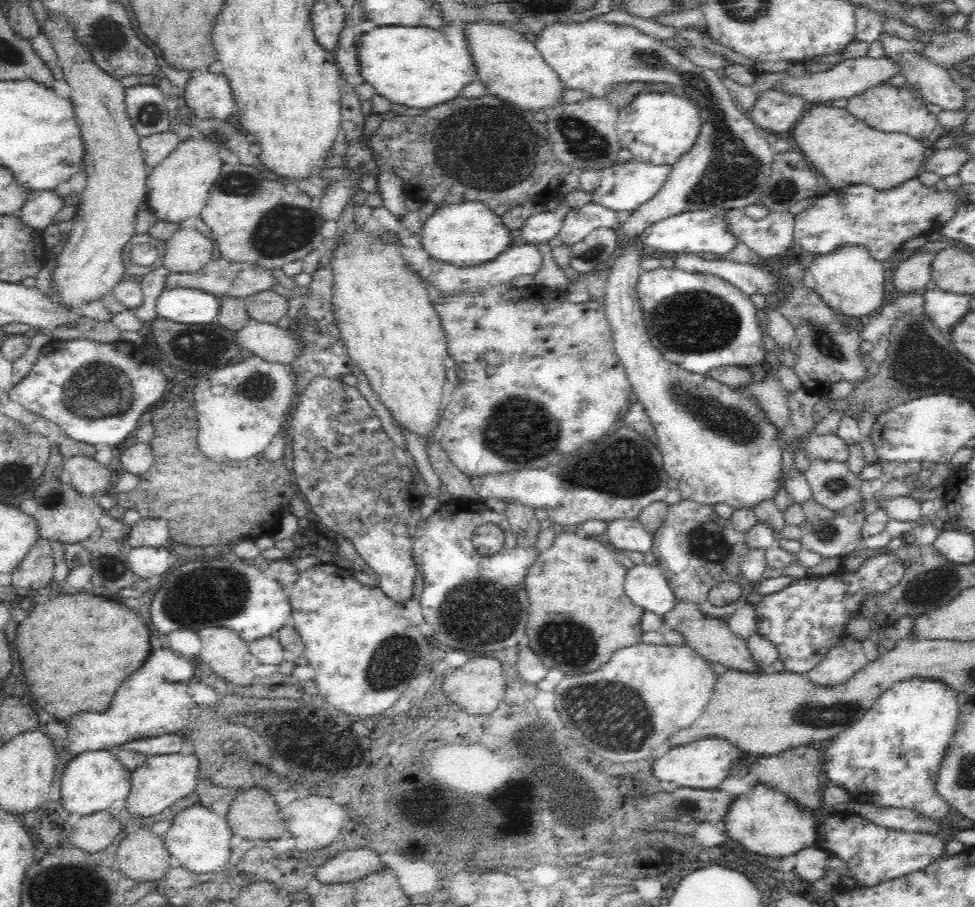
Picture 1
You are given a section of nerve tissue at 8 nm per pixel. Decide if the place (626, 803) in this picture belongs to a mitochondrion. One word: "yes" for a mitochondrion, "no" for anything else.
no

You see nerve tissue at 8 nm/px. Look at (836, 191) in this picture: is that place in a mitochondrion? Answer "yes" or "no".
no

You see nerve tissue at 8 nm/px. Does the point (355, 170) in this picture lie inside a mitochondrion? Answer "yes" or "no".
no

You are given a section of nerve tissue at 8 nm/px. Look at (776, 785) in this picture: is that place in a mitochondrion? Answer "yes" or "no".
no

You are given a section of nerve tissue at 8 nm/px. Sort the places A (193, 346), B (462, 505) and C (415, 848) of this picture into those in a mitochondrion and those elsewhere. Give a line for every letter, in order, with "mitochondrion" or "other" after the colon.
A: mitochondrion
B: other
C: other

